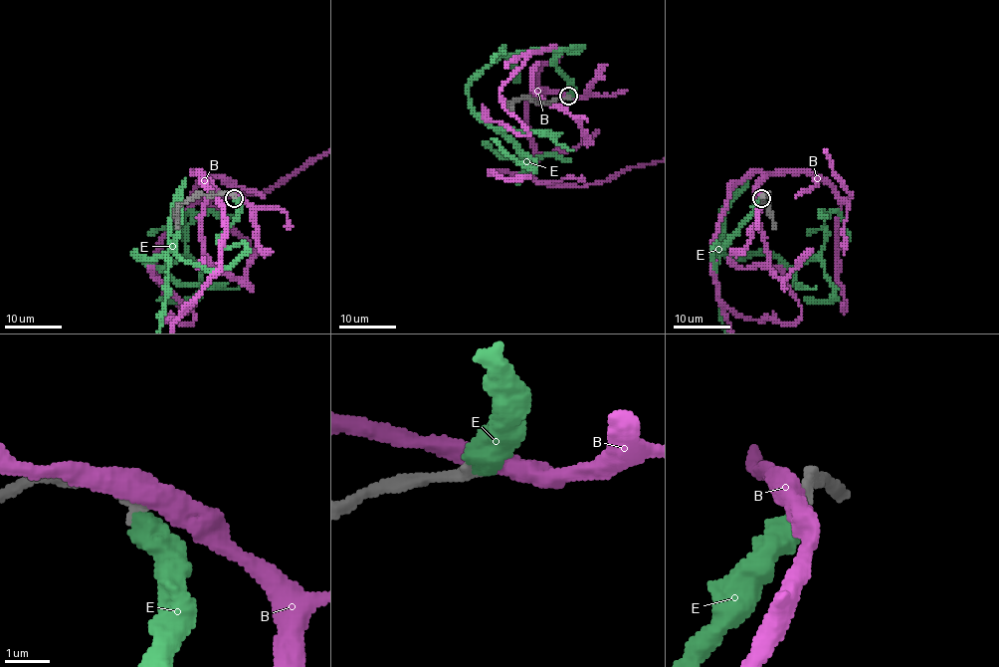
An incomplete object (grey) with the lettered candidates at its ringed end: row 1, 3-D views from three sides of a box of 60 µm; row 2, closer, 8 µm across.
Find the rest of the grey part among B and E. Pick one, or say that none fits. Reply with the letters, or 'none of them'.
E

